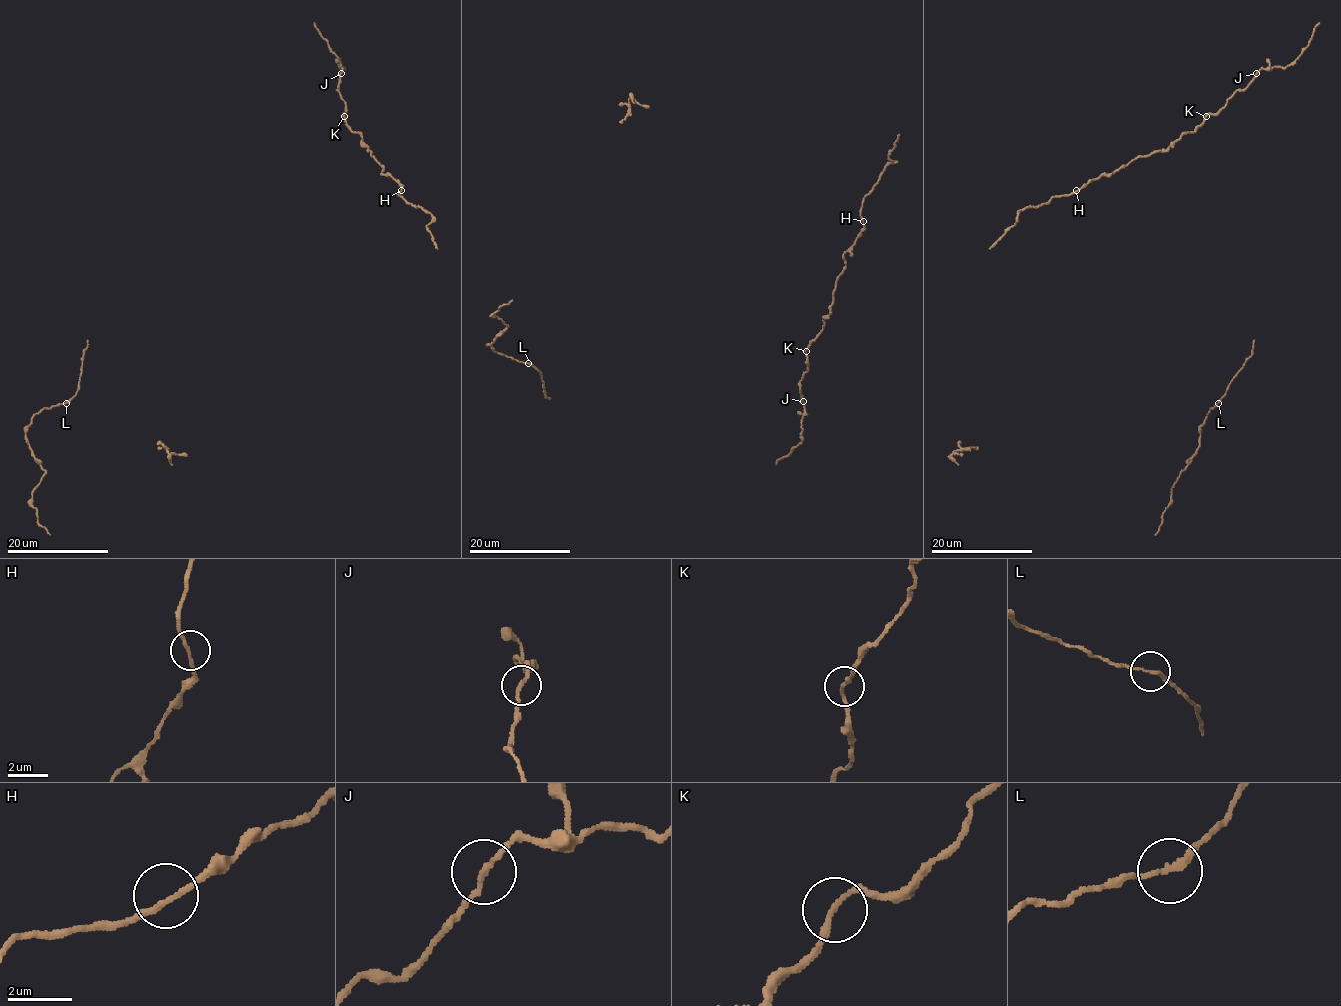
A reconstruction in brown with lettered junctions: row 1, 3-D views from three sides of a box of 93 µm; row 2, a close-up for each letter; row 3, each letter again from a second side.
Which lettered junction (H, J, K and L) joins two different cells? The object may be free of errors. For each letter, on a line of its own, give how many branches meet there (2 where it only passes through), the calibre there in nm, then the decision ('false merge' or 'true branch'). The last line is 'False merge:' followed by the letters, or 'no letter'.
H: 2 branches meet; 170 nm thick; true branch
J: 2 branches meet; 170 nm thick; true branch
K: 2 branches meet; 180 nm thick; true branch
L: 2 branches meet; 170 nm thick; true branch
False merge: no letter

